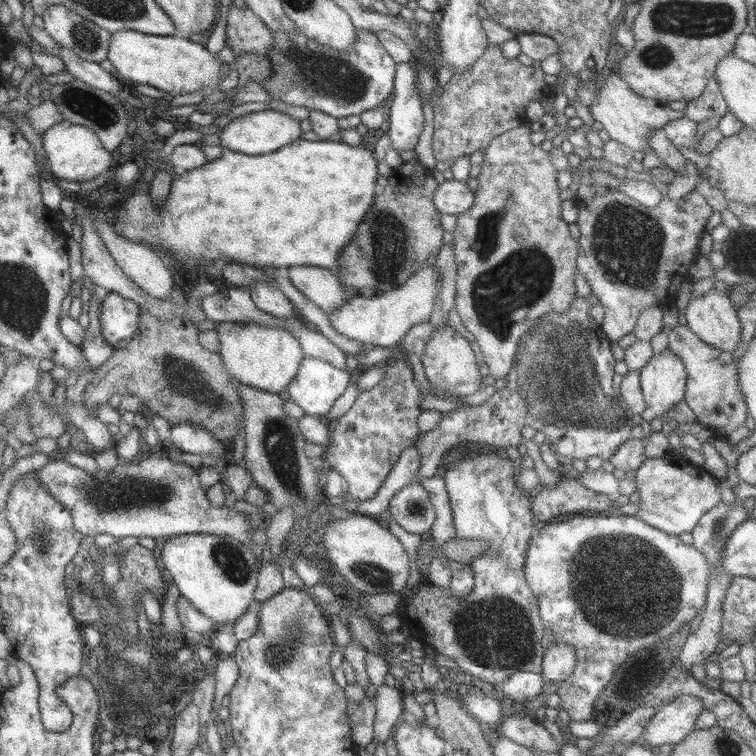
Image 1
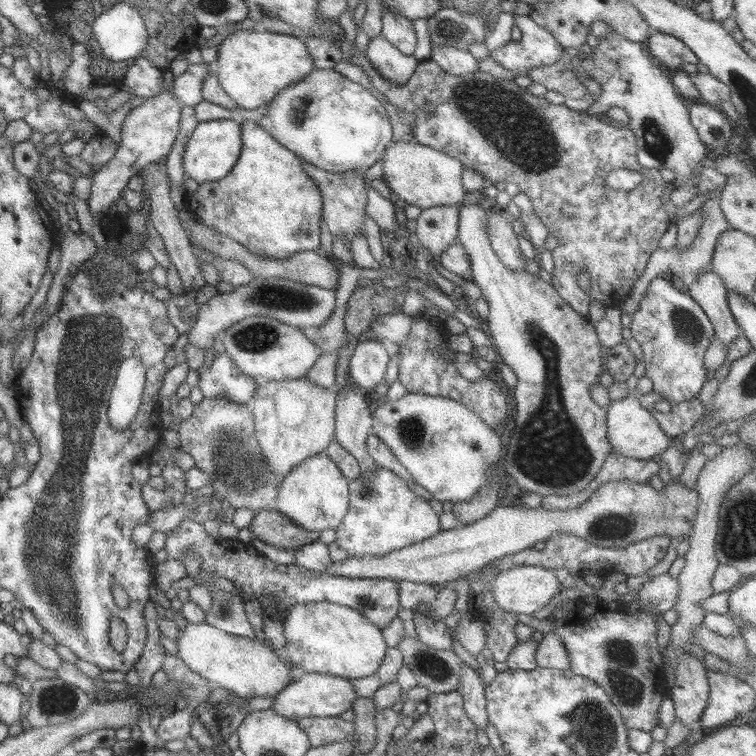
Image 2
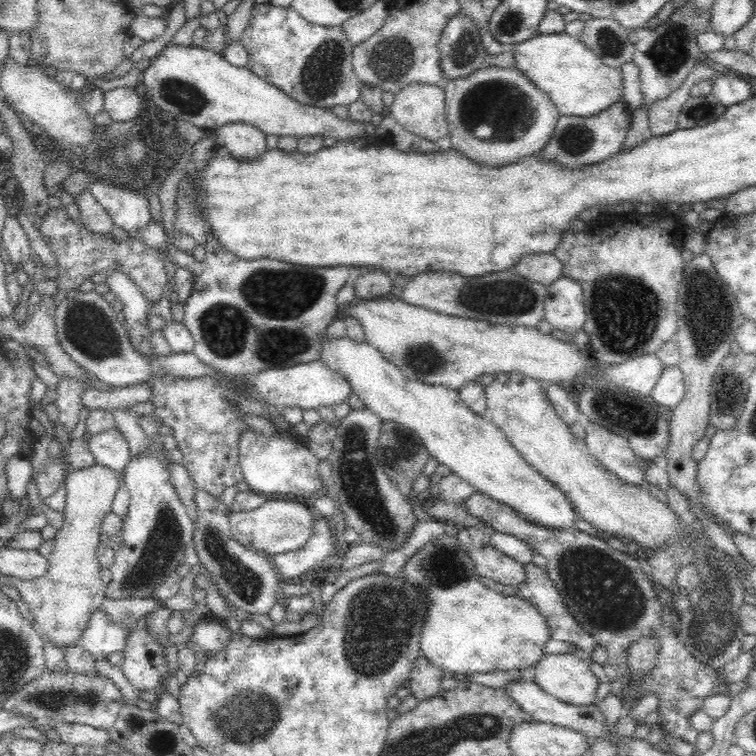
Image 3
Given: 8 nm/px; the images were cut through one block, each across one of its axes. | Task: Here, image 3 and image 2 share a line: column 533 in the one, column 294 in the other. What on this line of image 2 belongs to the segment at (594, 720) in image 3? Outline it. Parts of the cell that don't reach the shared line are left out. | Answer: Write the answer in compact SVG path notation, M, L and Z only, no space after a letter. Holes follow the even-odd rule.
M293 668L293 679L289 681L289 685L275 693L270 707L275 713L292 721L303 717L338 717L343 711L349 710L357 698L350 679L328 674L306 673Z

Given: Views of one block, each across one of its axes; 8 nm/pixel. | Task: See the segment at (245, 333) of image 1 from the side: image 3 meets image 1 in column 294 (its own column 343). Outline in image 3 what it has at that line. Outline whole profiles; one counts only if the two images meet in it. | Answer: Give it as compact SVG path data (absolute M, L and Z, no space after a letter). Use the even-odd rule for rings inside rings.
M347 337L342 340L324 339L324 350L320 355L322 362L328 367L340 371L350 386L354 387L356 395L362 400L376 417L382 422L398 423L400 426L411 430L426 447L431 457L450 468L453 475L462 478L476 492L485 494L502 505L506 505L516 511L522 519L536 525L554 530L577 529L576 521L582 519L577 513L568 495L564 494L550 480L542 477L540 472L528 465L522 454L514 448L514 445L505 437L496 423L487 415L476 415L466 407L460 399L459 390L448 389L444 386L429 386L417 381L408 380L398 367L387 362L370 344L355 344Z

